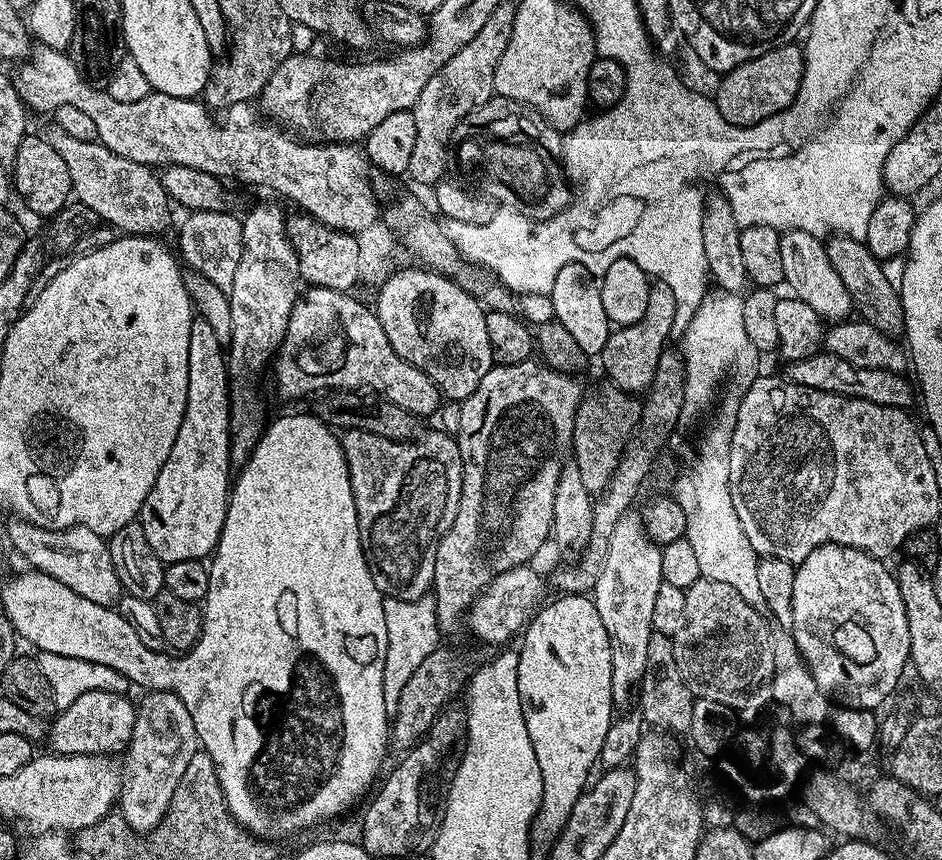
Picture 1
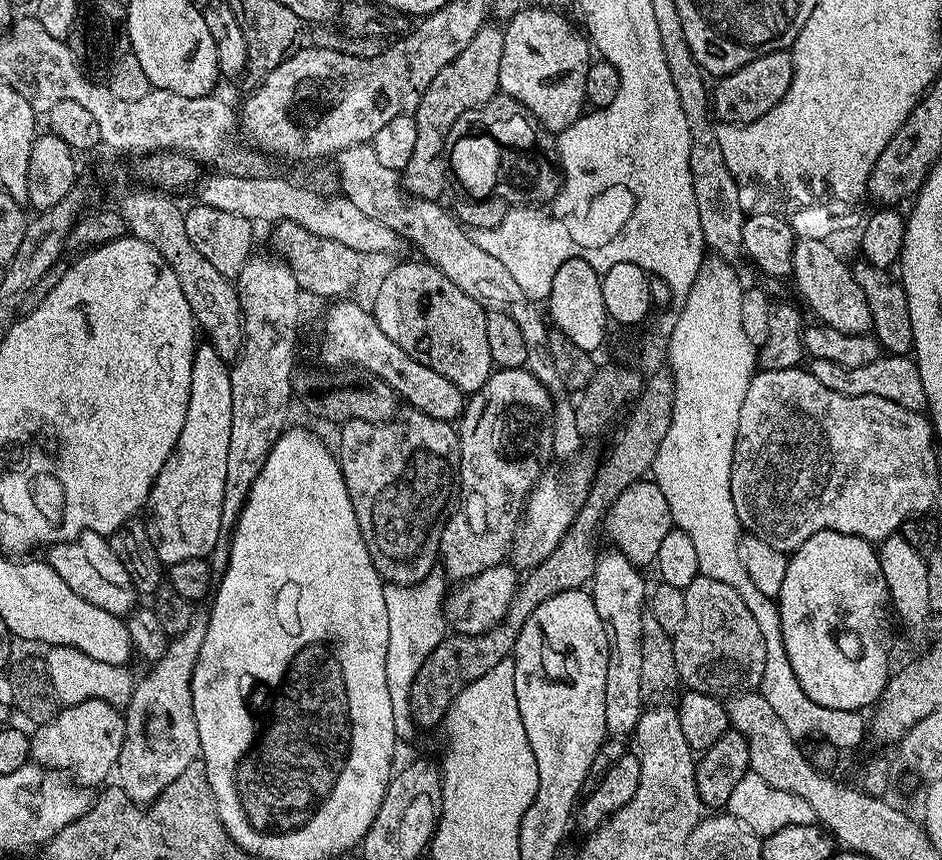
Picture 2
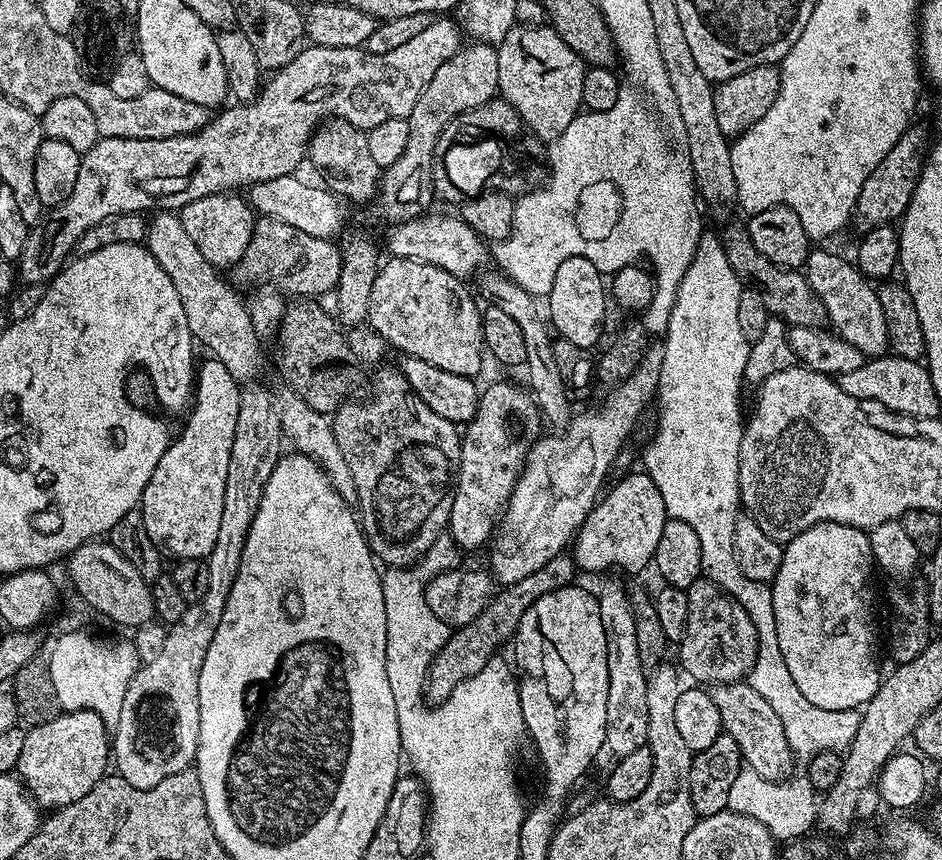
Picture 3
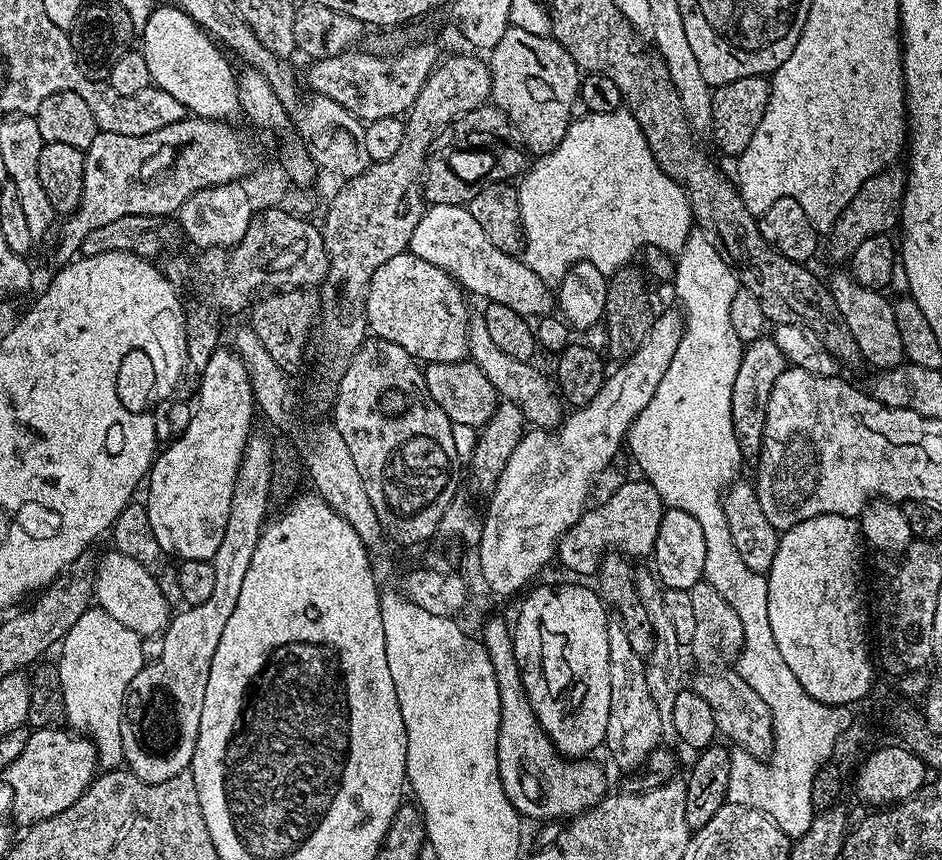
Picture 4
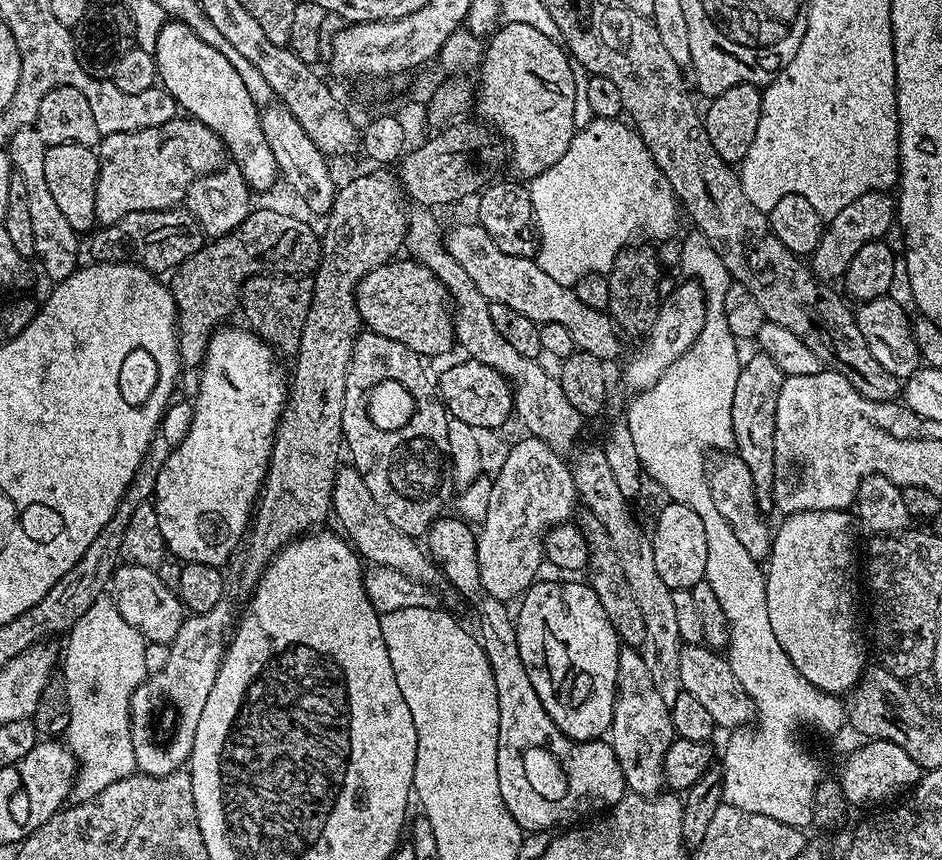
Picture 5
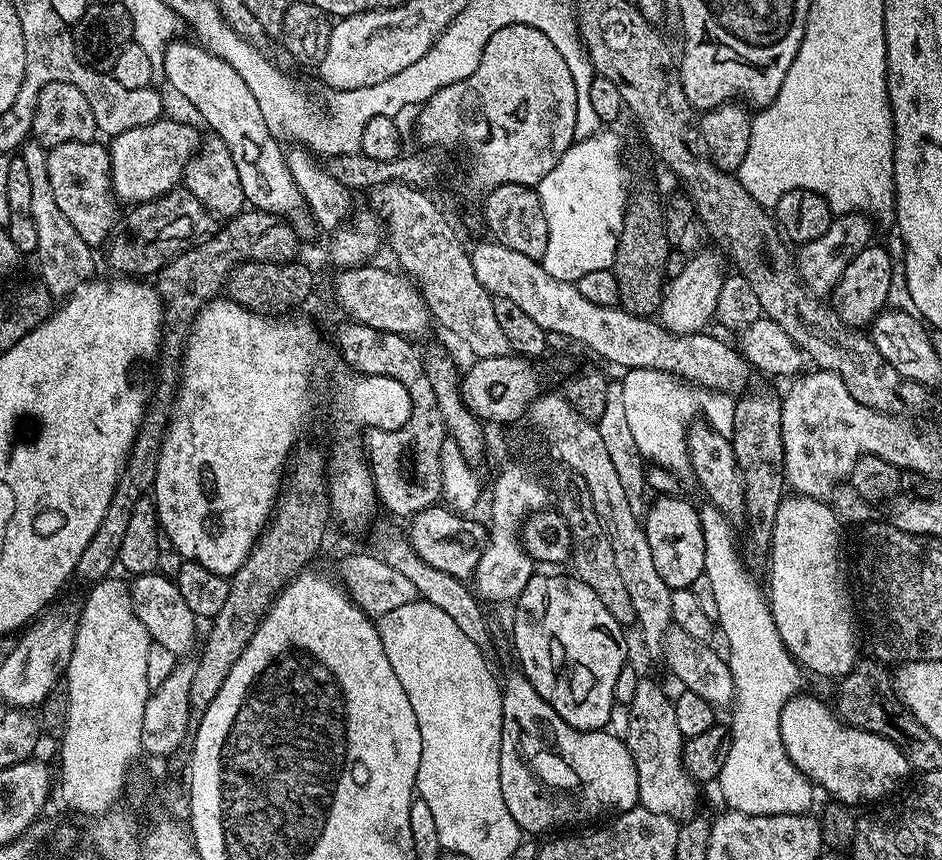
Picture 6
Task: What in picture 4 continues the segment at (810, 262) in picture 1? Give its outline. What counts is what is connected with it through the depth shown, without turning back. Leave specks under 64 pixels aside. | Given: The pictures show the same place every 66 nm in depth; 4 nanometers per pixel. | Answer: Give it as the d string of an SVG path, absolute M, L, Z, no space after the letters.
M848 270L834 273L827 285L832 291L840 317L846 322L846 326L850 326L850 334L854 334L854 340L858 342L863 359L869 360L876 370L887 370L905 363L902 338L898 335L898 322L894 322L892 300L884 297L883 291L861 286Z

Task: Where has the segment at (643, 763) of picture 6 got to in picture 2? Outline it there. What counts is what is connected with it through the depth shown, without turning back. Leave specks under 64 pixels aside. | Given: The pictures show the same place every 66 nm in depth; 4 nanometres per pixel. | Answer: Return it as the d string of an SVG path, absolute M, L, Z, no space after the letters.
M608 550L596 562L590 581L590 595L598 614L604 619L604 627L608 629L610 647L608 665L606 666L606 726L608 736L627 738L635 733L638 718L646 707L646 697L642 690L642 618L646 615L646 588L640 577L641 569L628 561L621 552Z

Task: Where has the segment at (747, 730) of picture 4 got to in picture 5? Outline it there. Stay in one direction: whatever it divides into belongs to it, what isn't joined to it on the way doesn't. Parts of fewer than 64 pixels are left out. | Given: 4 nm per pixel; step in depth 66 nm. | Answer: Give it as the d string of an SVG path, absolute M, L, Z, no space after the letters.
M684 644L678 658L680 687L709 712L717 729L733 730L751 725L754 720L754 705L750 694L746 694L742 682L734 678L734 670L730 670L727 659L716 652L719 651L704 644Z

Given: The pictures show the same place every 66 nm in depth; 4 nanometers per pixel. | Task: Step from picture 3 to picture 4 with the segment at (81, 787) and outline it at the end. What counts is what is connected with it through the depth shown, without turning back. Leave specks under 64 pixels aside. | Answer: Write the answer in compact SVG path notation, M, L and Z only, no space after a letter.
M38 728L28 733L26 750L10 762L2 774L3 783L12 791L12 815L17 825L31 826L54 814L62 814L66 806L74 806L98 775L96 748L86 735L59 728Z

